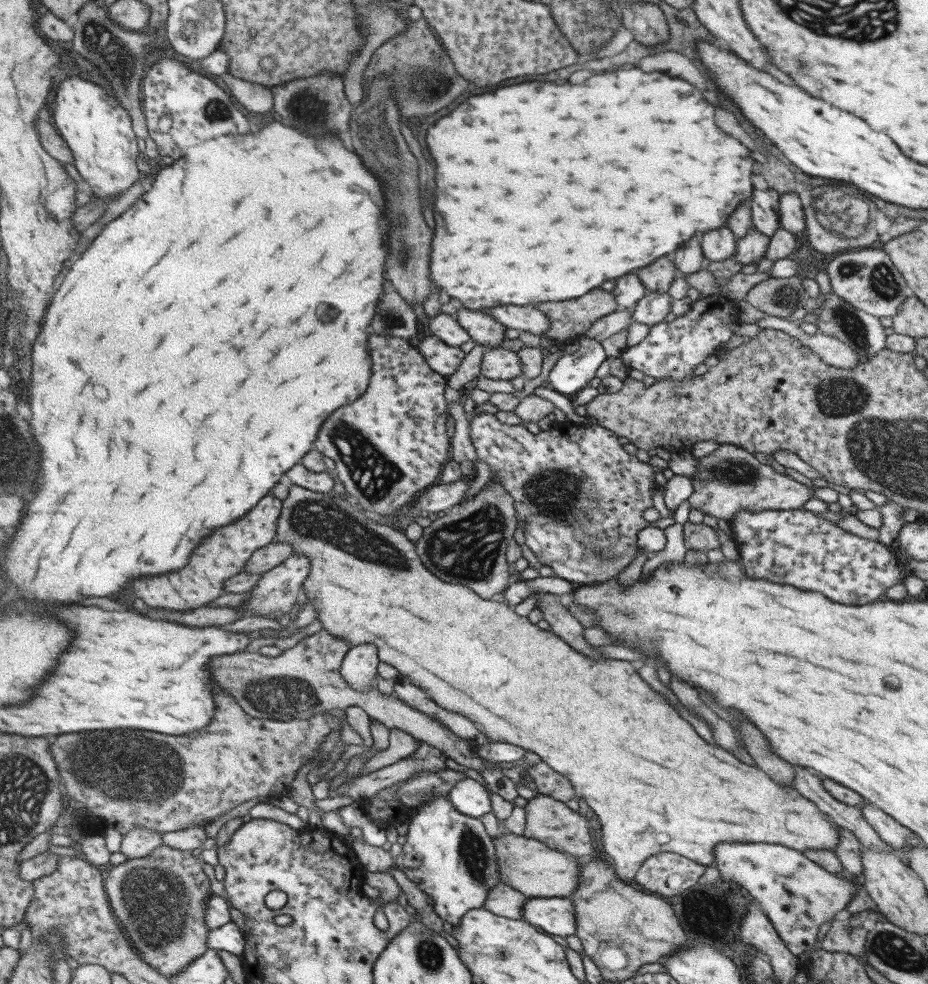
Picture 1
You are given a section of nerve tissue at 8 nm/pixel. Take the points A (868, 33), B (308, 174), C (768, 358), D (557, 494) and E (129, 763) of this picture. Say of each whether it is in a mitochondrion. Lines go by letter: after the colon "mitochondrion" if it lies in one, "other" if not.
A: mitochondrion
B: other
C: other
D: mitochondrion
E: mitochondrion

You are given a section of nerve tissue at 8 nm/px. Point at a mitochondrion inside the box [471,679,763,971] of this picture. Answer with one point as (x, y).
(504, 953)

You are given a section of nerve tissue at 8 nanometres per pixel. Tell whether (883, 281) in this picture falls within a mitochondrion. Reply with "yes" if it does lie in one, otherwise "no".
yes

